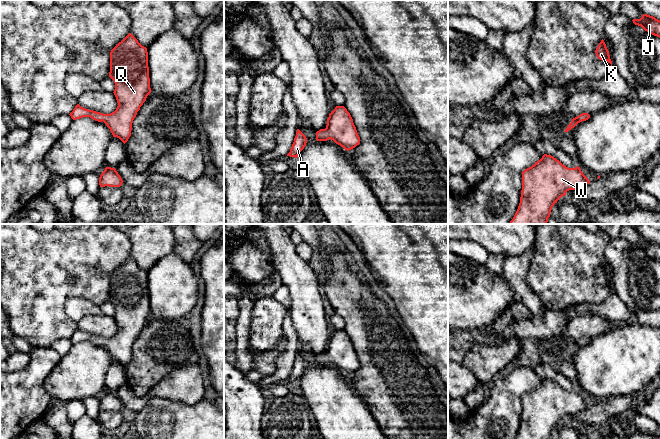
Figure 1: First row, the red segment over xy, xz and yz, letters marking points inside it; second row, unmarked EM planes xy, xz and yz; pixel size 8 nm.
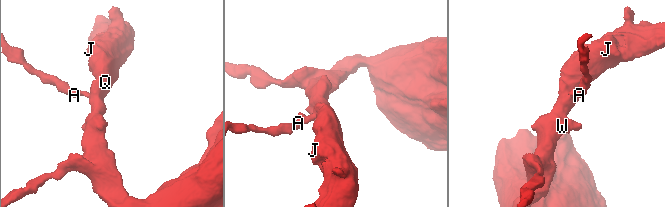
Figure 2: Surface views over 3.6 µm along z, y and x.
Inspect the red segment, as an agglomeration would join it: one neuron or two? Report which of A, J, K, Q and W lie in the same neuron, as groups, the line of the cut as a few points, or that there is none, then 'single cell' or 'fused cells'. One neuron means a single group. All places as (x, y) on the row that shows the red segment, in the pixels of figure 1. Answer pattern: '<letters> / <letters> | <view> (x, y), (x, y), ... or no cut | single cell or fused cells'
A J K Q W | no cut | single cell

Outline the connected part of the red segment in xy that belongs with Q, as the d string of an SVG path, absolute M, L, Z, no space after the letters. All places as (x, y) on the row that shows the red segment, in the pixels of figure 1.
M131 33L111 50L109 77L115 83L113 93L118 103L114 112L103 114L77 104L69 115L73 120L90 117L103 121L113 137L125 144L131 136L137 112L151 93L147 48Z

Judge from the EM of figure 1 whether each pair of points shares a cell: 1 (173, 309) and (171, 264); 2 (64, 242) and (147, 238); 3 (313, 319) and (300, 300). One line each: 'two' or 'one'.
1: one
2: two
3: one

